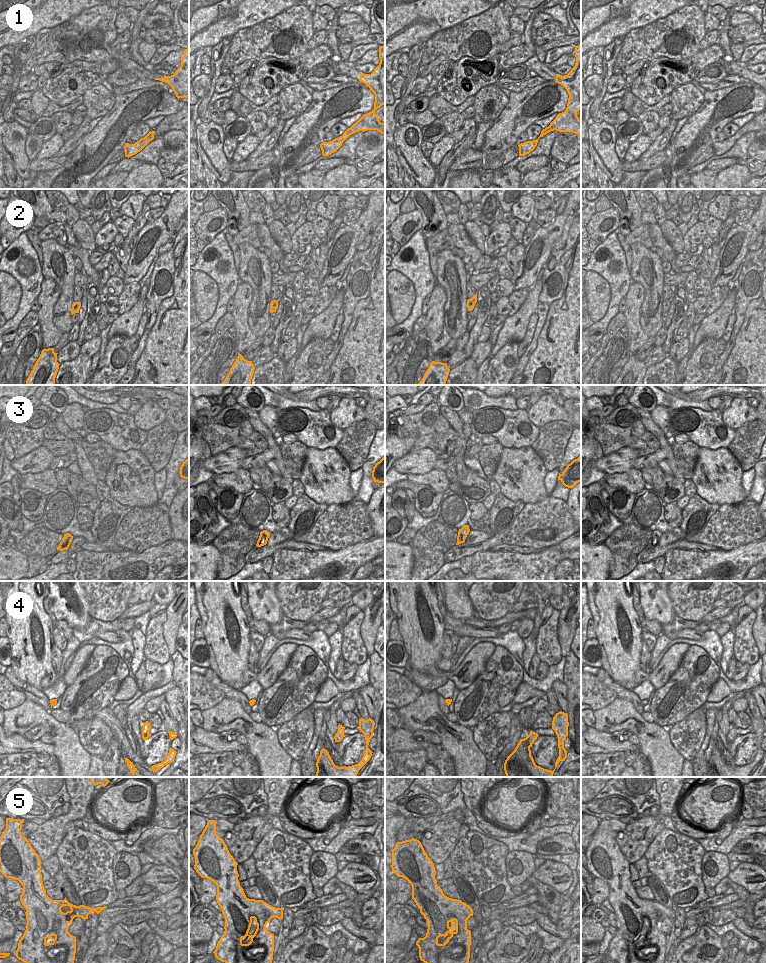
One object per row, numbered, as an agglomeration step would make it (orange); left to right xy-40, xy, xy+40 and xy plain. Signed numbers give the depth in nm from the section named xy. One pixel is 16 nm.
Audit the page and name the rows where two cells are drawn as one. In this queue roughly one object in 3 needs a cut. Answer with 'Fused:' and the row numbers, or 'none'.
Fused: 3

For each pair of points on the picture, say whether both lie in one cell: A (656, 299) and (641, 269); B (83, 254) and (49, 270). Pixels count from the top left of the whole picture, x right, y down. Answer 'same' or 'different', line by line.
A: same
B: different

